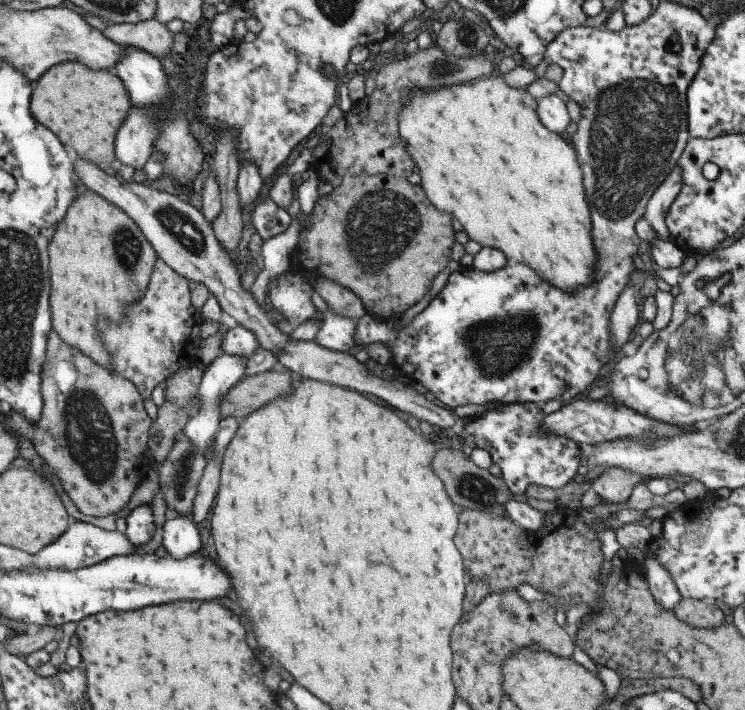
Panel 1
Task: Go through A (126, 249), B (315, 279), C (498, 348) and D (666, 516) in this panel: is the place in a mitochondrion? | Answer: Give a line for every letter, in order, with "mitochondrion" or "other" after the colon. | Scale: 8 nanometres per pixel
A: mitochondrion
B: other
C: mitochondrion
D: other

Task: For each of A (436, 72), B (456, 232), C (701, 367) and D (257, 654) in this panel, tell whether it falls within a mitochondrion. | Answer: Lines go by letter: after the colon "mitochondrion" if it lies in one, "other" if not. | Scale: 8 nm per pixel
A: mitochondrion
B: other
C: mitochondrion
D: other

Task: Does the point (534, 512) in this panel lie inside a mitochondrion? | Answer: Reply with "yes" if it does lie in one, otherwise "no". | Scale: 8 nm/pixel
no

